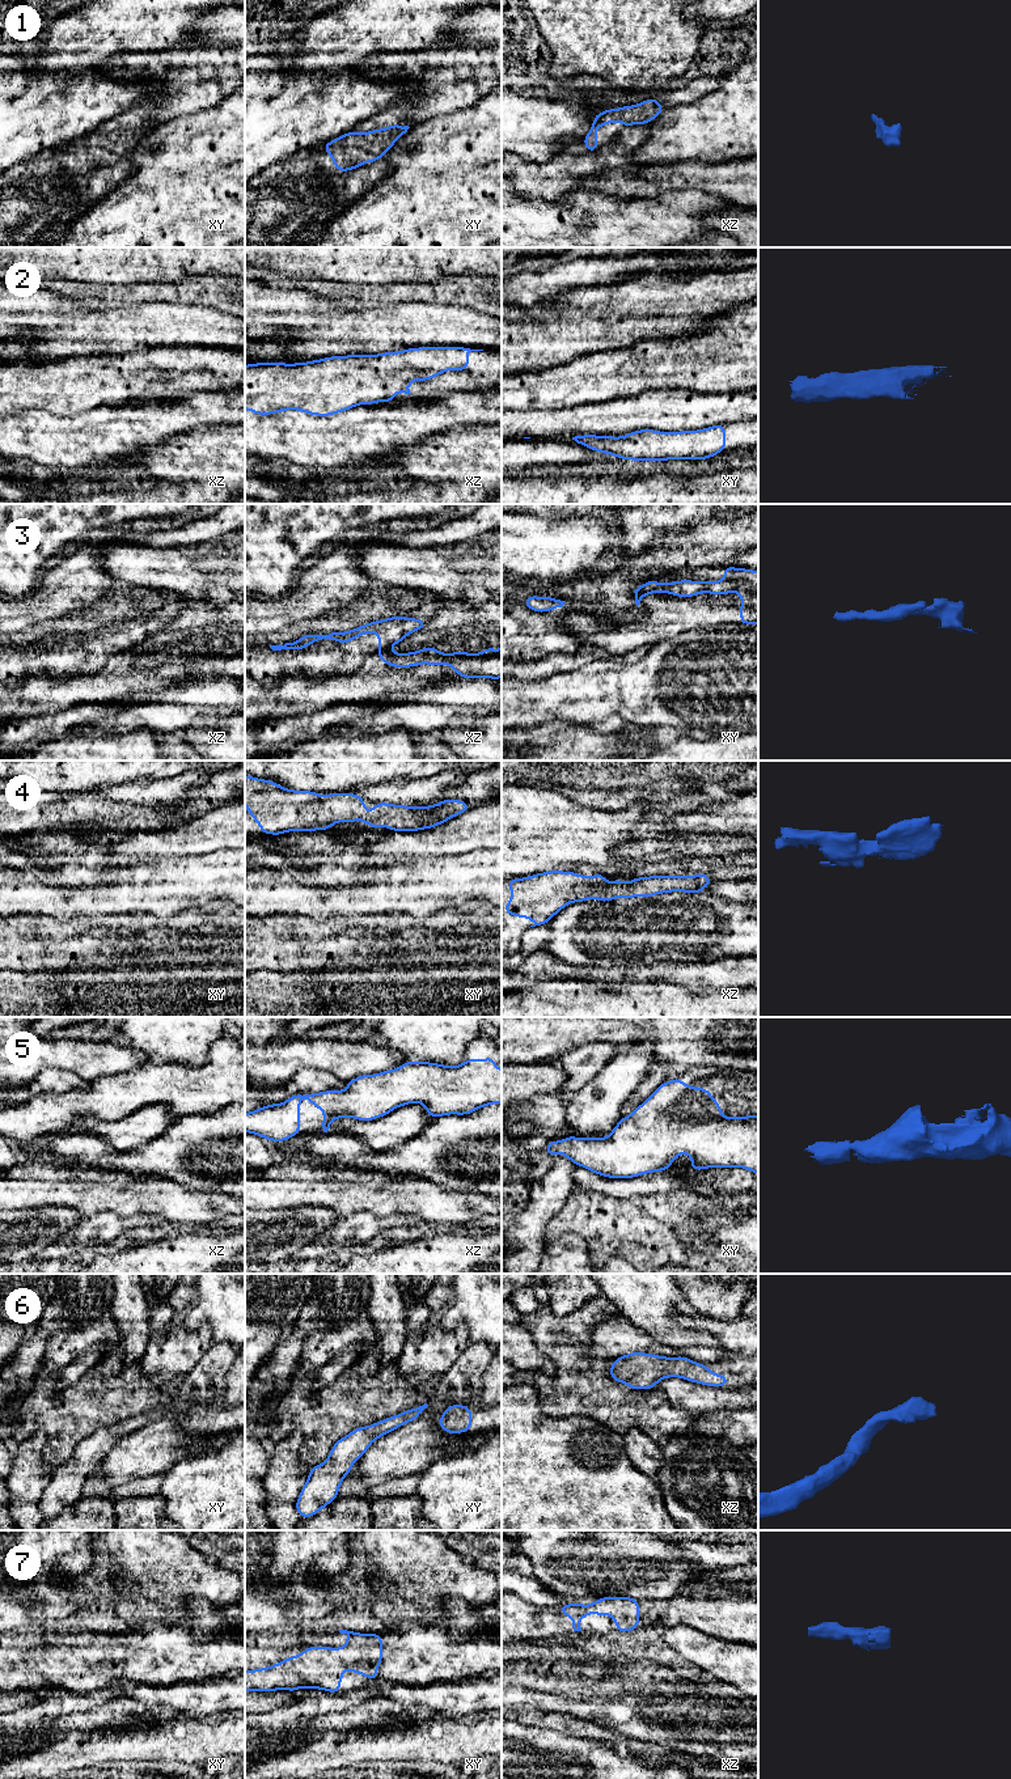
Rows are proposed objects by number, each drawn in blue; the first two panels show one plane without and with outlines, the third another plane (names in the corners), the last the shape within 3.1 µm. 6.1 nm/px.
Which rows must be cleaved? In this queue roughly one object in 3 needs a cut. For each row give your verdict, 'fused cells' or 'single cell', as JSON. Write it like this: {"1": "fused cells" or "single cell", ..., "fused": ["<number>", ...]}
{"1": "single cell", "2": "single cell", "3": "fused cells", "4": "single cell", "5": "single cell", "6": "single cell", "7": "single cell", "fused": ["3"]}

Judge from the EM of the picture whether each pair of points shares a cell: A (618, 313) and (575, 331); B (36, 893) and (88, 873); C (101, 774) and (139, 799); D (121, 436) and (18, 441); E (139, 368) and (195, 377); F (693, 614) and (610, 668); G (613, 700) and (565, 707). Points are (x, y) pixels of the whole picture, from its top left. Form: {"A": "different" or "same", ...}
{"A": "same", "B": "different", "C": "different", "D": "same", "E": "same", "F": "different", "G": "same"}

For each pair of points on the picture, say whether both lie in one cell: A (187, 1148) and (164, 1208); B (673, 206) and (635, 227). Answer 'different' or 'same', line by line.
A: different
B: same

